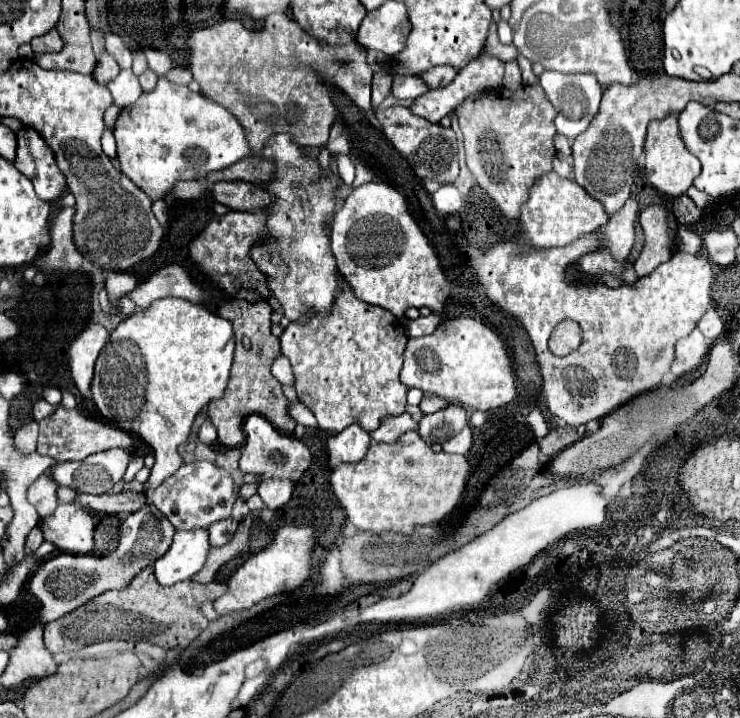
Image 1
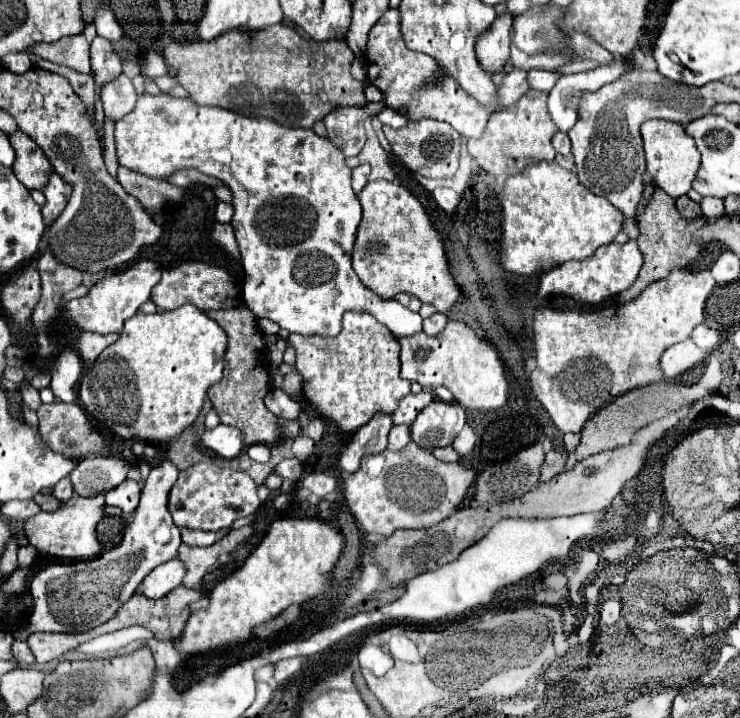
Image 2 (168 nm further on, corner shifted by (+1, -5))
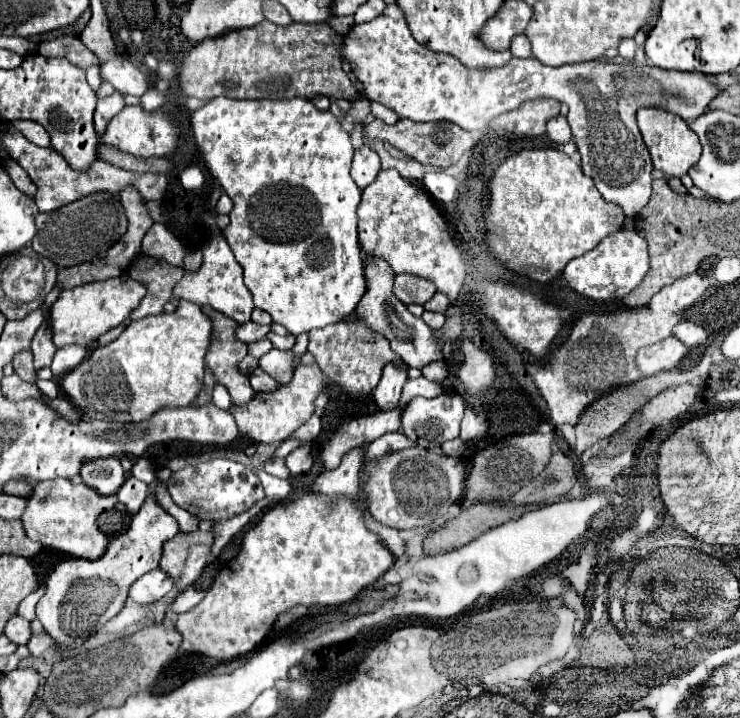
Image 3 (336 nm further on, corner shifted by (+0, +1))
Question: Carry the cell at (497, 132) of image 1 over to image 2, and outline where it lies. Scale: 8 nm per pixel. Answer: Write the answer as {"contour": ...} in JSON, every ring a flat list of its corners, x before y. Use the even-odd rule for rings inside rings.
{"contour":[[531,89,517,103,501,111,495,111,489,117,485,133,479,139,469,139,467,149,469,155,475,159,475,163,479,165,479,169,483,169,487,175,493,175,495,179,493,191,501,195,507,177,521,173,525,167,533,163,555,159,555,149,551,145,555,133,557,125,551,121,551,115,547,111,547,93]]}

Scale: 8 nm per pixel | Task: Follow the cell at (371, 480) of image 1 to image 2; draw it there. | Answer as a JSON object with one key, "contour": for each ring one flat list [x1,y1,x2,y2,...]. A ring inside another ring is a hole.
{"contour":[[405,447,397,453,387,453,383,469,377,475,365,475,363,461,357,473,341,479,341,491,359,529,387,537,395,529,423,529,437,525,457,509,473,481,475,471,461,463,443,463,433,457,431,451]]}

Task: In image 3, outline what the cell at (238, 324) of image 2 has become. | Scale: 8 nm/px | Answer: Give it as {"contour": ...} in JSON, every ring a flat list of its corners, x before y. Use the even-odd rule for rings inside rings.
{"contour":[[202,307,202,313,212,321,212,339,208,345,206,363,214,371,216,381,228,389,232,403,246,405,256,393,250,387,248,377,236,369,238,361,248,355,248,347,238,343,234,337,238,323,210,307]]}

